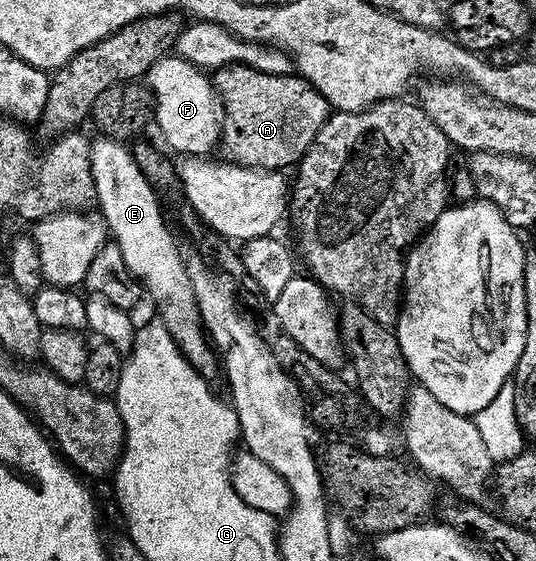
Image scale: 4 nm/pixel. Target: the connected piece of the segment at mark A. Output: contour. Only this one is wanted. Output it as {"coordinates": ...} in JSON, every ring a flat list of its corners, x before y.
{"coordinates":[[225,65,223,69,215,70,214,88,222,106,219,148,224,149,229,162,248,165,252,169,284,171,287,165,295,166,330,116,330,106,324,96,304,77,291,72,263,73,261,69,252,69,249,65]]}

